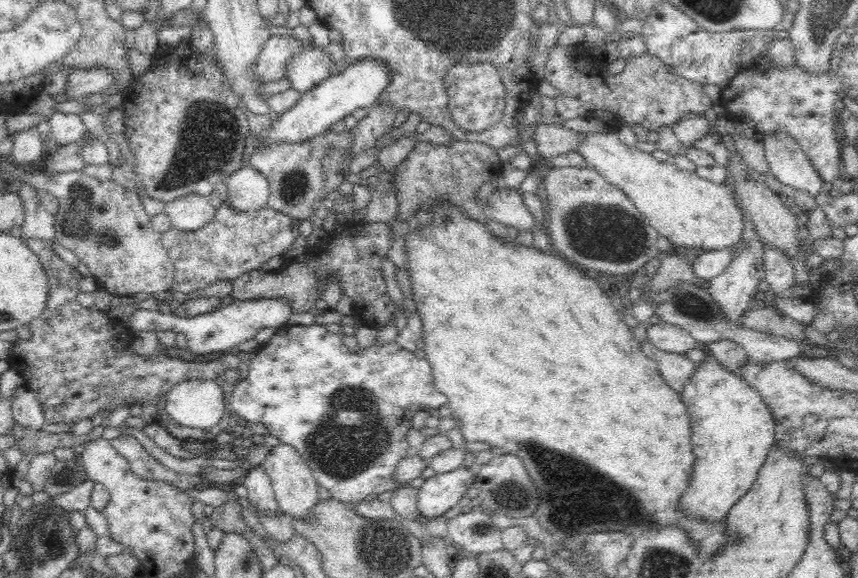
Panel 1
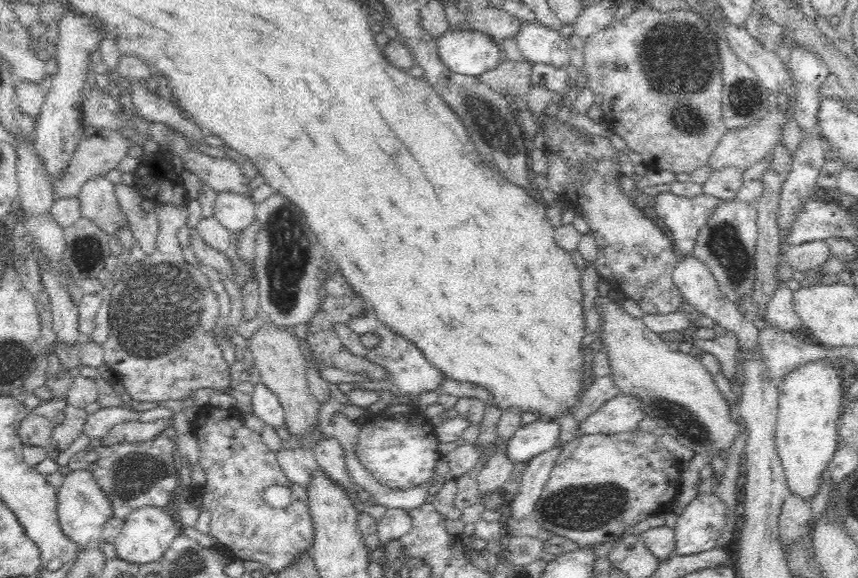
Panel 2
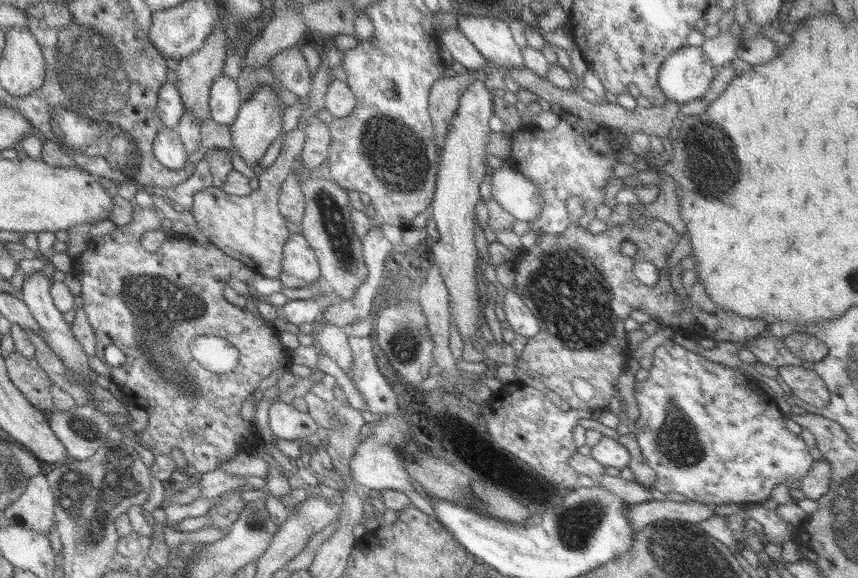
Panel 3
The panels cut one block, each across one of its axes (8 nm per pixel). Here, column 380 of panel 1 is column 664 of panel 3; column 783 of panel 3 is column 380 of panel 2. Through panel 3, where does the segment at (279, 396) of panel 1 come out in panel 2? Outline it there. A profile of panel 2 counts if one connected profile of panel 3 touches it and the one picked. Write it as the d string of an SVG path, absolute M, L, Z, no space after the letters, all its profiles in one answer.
M421 410L404 418L385 418L382 414L384 412L379 415L369 414L366 417L368 425L360 427L355 442L358 460L380 486L408 490L430 480L436 472L438 460L443 457L438 452L439 440L431 420Z

